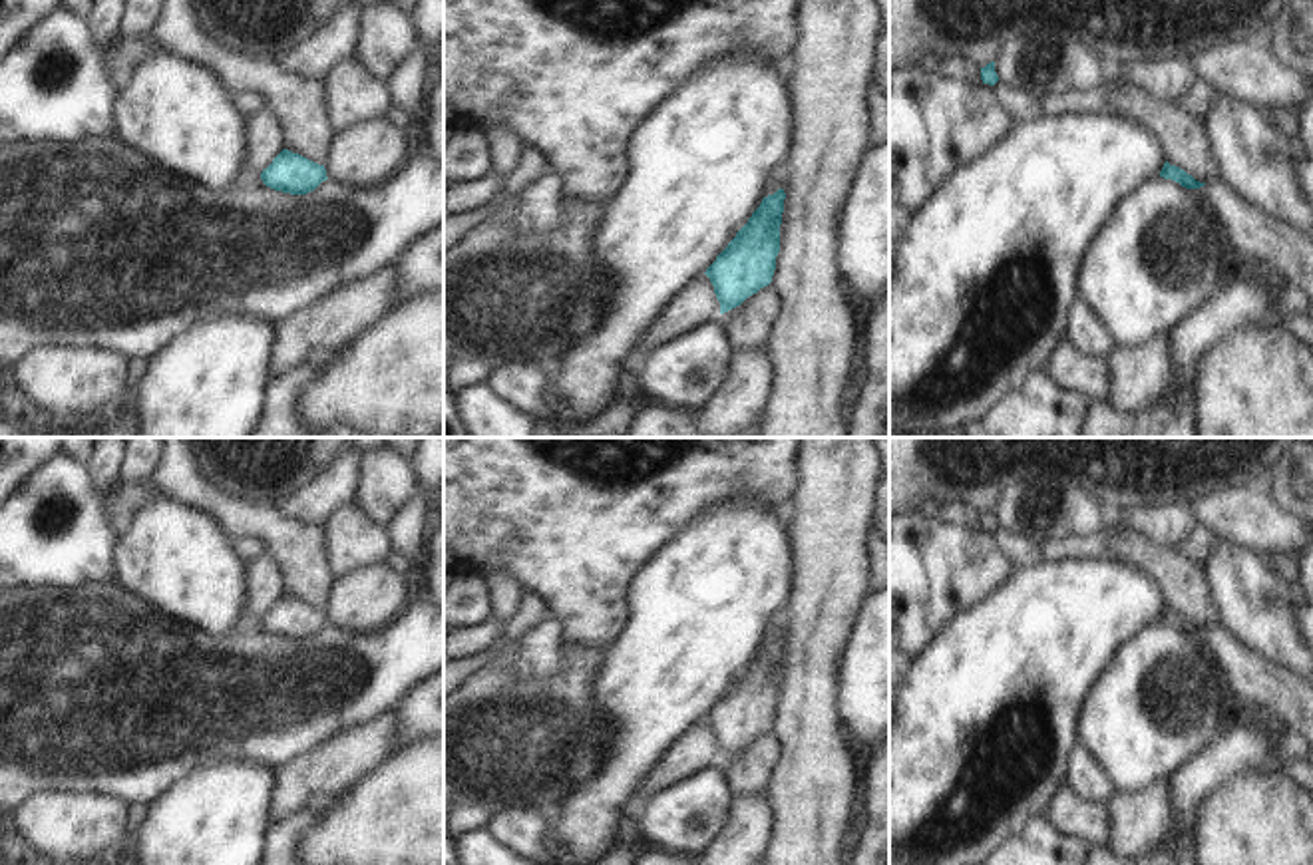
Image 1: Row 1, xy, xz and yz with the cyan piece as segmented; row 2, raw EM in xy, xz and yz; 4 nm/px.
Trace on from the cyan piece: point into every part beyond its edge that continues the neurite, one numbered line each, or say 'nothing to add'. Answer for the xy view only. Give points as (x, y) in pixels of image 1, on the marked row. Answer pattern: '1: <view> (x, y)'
nothing to add

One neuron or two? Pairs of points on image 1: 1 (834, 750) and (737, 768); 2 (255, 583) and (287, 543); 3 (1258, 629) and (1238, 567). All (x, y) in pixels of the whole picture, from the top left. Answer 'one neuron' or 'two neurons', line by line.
1: two neurons
2: two neurons
3: one neuron

